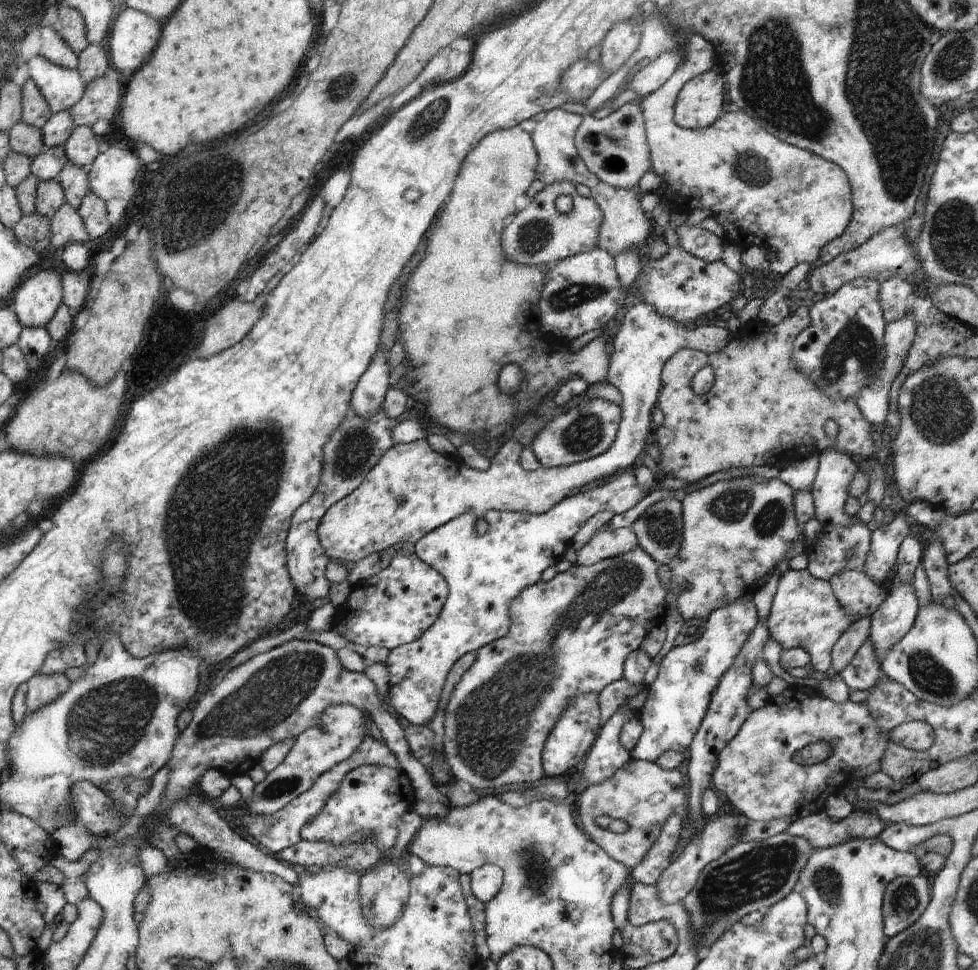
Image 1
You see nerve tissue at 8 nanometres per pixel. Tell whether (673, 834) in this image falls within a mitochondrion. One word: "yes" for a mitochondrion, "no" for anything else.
no

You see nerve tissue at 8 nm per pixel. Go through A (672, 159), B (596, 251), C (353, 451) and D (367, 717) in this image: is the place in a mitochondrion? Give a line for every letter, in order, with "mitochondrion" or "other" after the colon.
A: other
B: other
C: mitochondrion
D: other

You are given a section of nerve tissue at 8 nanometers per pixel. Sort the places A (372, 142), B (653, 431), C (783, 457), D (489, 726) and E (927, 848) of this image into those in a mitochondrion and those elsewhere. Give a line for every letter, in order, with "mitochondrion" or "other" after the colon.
A: other
B: other
C: other
D: mitochondrion
E: other

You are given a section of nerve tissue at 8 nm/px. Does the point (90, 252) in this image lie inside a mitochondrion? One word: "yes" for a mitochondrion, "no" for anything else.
no

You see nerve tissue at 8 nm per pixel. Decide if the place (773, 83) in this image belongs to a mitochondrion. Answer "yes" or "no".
yes

